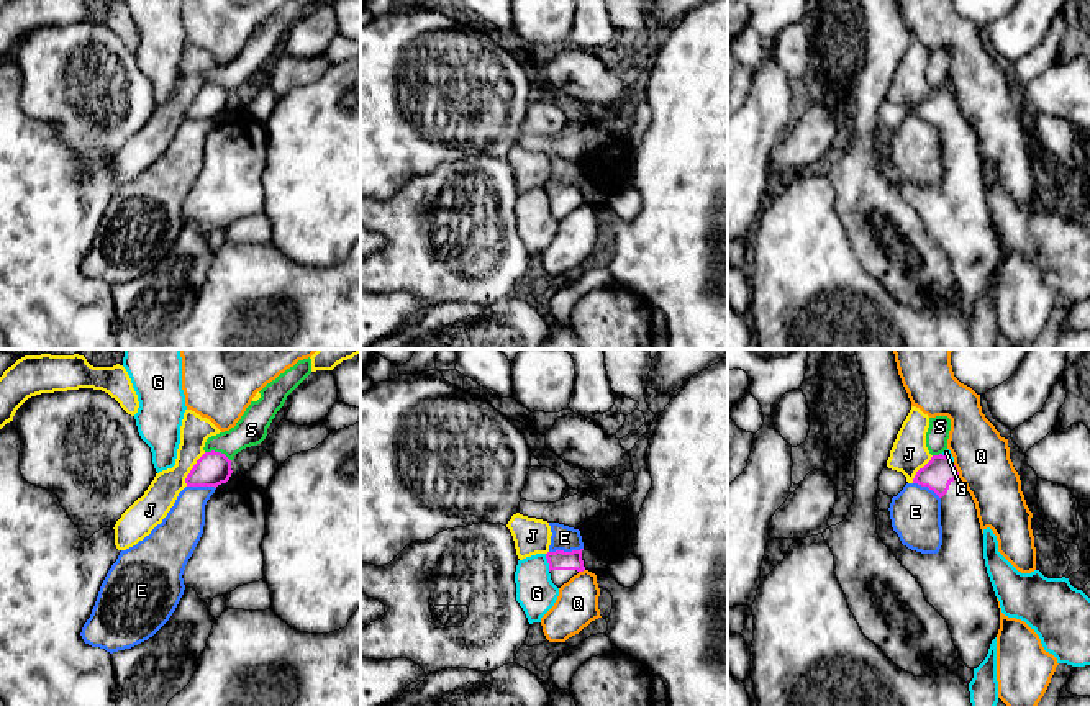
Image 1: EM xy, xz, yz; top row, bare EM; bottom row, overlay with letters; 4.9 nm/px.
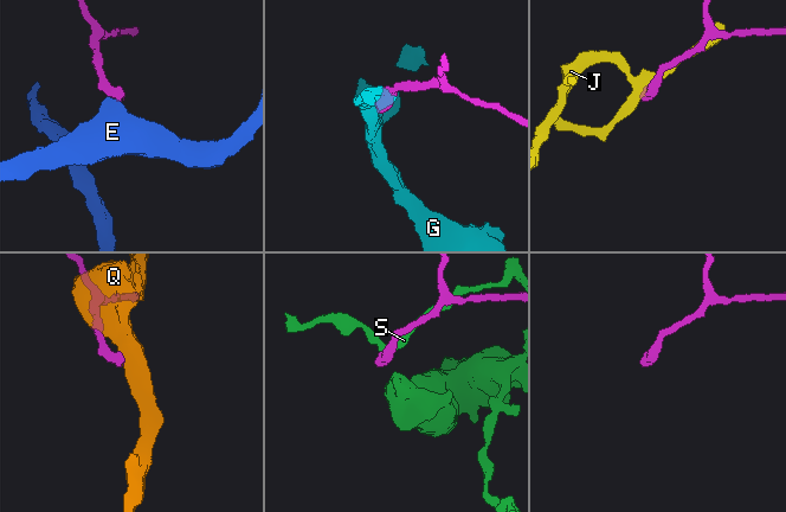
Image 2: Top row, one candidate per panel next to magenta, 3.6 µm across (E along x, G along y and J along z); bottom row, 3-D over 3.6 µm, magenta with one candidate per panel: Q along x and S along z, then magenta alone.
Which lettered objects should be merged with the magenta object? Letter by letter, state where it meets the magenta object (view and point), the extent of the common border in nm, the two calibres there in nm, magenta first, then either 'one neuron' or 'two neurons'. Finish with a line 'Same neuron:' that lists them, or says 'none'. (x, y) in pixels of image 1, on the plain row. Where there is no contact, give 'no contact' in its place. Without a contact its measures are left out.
E: xz (566, 185) | 170 nm | 100/120 nm | two neurons
G: xz (548, 195) | 90 nm | 100/200 nm | two neurons
J: xy (192, 102) | 190 nm | 170/150 nm | two neurons
Q: yz (956, 104) | 90 nm | 150/280 nm | two neurons
S: xy (218, 85) | 140 nm | 170/160 nm | two neurons
Same neuron: none

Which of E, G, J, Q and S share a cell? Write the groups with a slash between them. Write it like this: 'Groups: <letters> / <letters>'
Groups: E / G / J / Q / S

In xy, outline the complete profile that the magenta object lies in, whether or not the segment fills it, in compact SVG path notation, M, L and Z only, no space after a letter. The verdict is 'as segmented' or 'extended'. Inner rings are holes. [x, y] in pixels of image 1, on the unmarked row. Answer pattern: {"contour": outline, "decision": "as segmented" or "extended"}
{"contour": "M205 85L185 111L187 120L215 120L205 138L203 167L184 203L184 218L193 221L207 238L215 229L228 229L238 219L264 211L262 174L266 167L267 131L264 123L239 111L231 113L231 93L221 85Z", "decision": "extended"}

